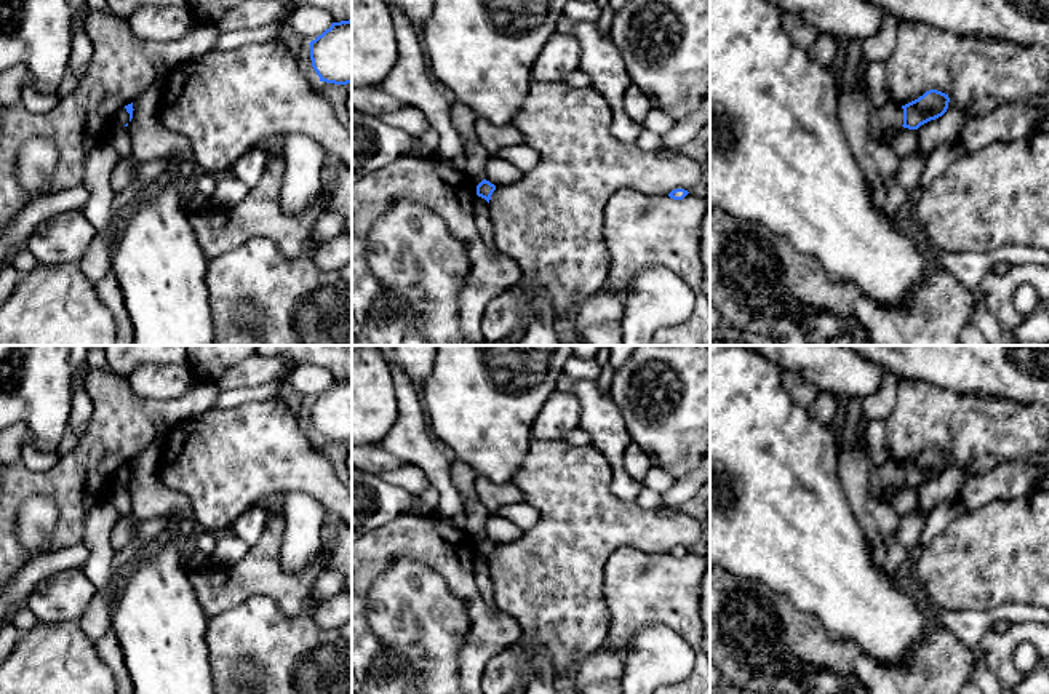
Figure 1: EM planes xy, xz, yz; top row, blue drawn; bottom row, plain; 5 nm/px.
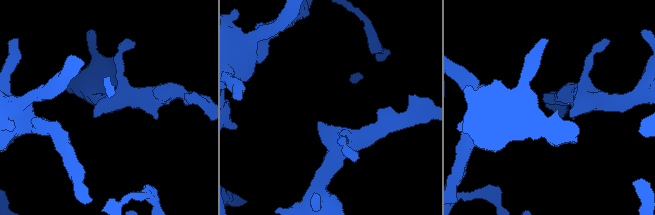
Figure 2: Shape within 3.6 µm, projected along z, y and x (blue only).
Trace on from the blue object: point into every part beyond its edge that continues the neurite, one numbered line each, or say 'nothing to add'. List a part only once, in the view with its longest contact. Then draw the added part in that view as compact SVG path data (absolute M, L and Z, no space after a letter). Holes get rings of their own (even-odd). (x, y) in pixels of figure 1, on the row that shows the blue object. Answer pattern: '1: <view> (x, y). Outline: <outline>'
nothing to add

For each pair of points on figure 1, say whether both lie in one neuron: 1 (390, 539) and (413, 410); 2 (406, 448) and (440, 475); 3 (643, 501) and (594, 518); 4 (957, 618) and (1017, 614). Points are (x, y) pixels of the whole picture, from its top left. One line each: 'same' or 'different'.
1: different
2: same
3: different
4: same

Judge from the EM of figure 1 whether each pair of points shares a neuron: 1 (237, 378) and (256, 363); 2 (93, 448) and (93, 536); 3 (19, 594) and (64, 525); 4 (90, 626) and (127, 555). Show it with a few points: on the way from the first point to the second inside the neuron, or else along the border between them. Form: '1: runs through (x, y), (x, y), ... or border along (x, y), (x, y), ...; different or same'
1: runs through (242, 374), (251, 368); same
2: border along (107, 498), (87, 514), (85, 534), (80, 542); different
3: border along (80, 542), (56, 550); different
4: runs through (101, 608), (115, 586), (115, 573); same

